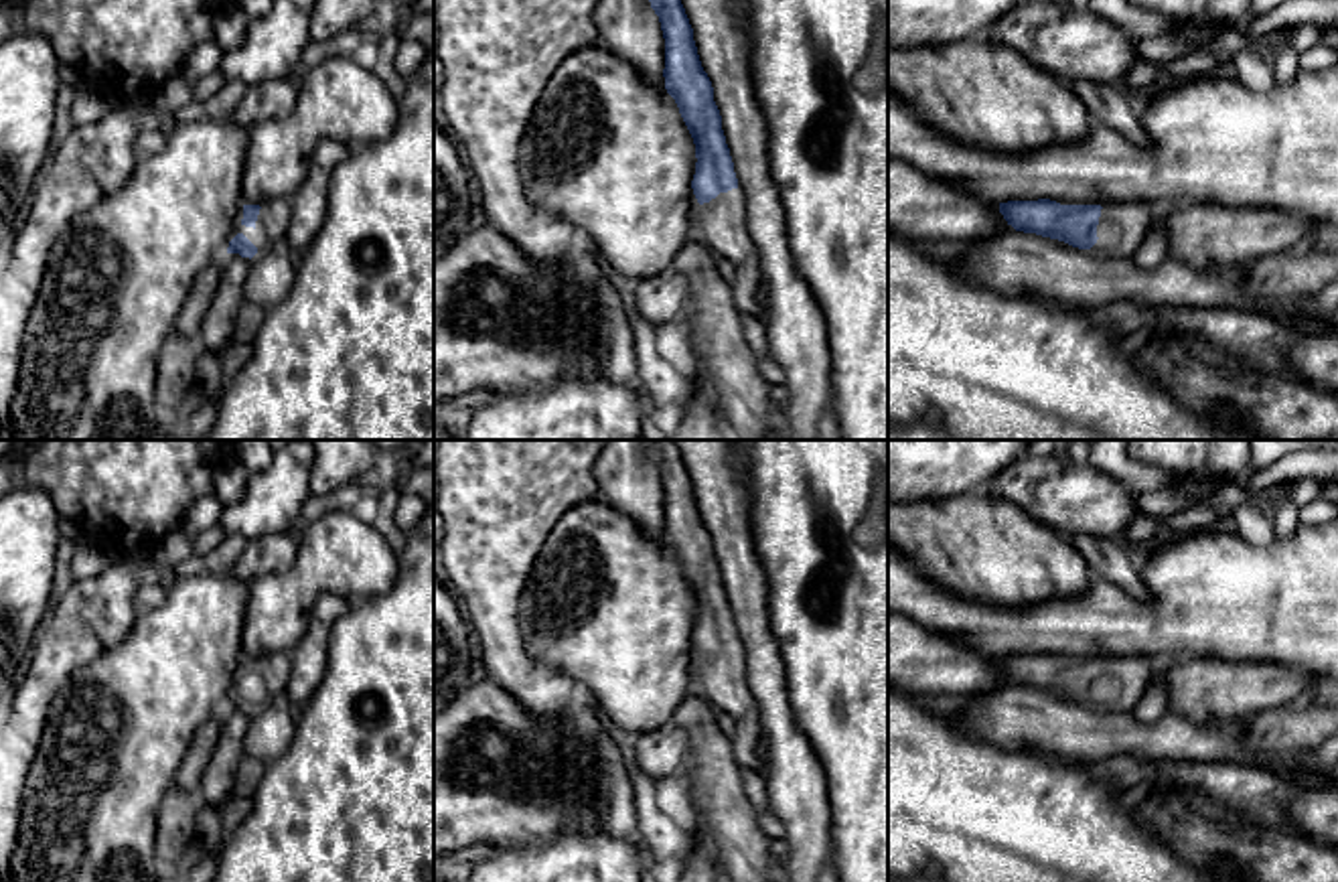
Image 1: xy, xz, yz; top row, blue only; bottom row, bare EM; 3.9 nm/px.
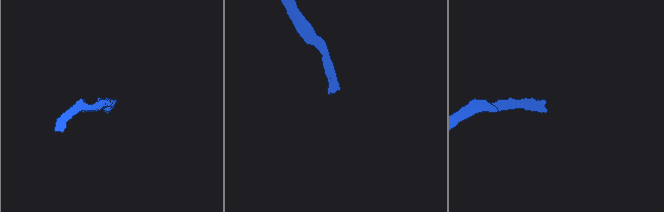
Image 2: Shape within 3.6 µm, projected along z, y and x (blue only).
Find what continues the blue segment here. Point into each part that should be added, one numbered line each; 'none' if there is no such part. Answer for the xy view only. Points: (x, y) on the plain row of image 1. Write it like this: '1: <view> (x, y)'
1: xy (272, 676)

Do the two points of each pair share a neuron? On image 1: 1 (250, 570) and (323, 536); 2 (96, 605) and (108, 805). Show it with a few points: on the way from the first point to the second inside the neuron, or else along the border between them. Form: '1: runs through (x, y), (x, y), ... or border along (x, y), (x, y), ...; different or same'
1: border along (301, 532), (296, 558), (286, 568), (260, 576); different
2: border along (134, 621), (116, 645), (82, 664), (63, 684); different

